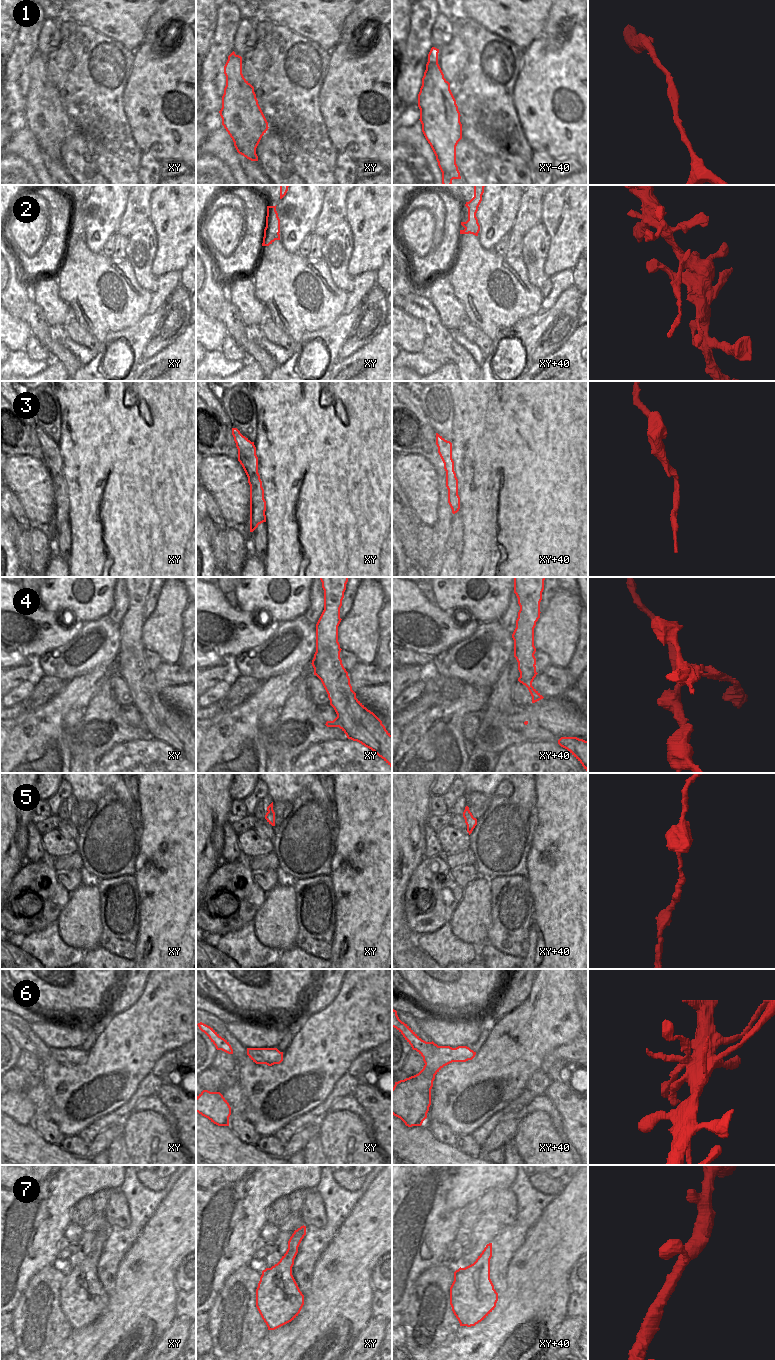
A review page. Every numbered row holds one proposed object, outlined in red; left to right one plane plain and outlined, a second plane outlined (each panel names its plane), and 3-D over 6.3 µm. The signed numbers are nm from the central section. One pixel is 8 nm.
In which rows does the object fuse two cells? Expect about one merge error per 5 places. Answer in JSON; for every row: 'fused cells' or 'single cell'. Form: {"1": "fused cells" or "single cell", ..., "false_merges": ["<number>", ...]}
{"1": "single cell", "2": "fused cells", "3": "single cell", "4": "fused cells", "5": "single cell", "6": "single cell", "7": "single cell", "false_merges": ["2", "4"]}

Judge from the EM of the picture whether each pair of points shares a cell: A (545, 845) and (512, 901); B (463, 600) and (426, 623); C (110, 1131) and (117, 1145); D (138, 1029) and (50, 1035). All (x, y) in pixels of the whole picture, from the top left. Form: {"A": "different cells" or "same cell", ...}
{"A": "different cells", "B": "different cells", "C": "different cells", "D": "different cells"}

